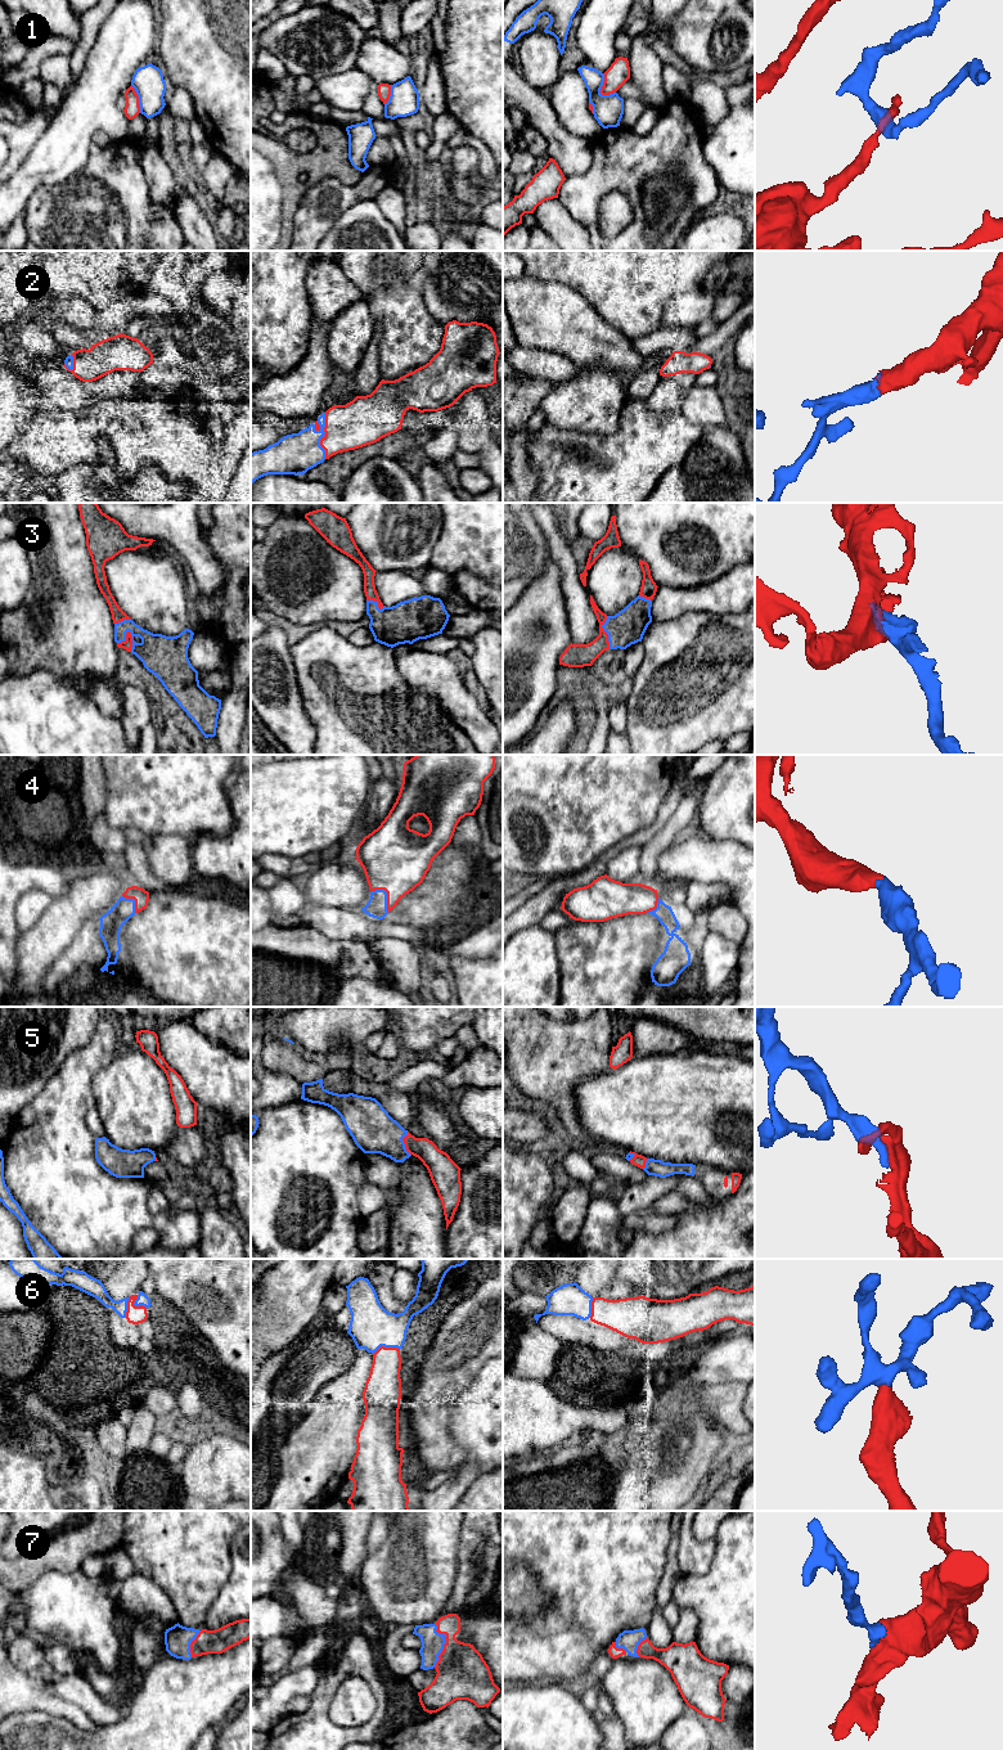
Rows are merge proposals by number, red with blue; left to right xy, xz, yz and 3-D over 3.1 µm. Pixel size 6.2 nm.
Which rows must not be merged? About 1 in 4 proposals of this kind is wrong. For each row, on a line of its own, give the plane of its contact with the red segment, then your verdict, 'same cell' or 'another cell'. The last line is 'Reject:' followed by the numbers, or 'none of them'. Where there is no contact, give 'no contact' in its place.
1: meets red in yz; another cell
2: meets red in xz; same cell
3: meets red in xy; same cell
4: meets red in xz; same cell
5: meets red in xz; same cell
6: meets red in xz; same cell
7: meets red in xz; same cell
Reject: 1

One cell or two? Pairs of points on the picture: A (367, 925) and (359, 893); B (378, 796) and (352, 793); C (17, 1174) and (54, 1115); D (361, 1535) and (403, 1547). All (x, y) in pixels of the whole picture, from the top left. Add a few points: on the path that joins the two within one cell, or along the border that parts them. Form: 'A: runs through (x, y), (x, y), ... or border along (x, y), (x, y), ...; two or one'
A: border along (331, 905), (360, 909); two
B: border along (373, 782), (365, 808), (356, 823); two
C: runs through (31, 1160), (50, 1141), (52, 1129); one
D: border along (372, 1544), (370, 1552), (359, 1573); two

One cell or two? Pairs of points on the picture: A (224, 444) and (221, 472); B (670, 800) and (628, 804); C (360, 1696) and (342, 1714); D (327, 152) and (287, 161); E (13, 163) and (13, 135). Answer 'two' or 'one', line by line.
A: one
B: two
C: one
D: one
E: one

